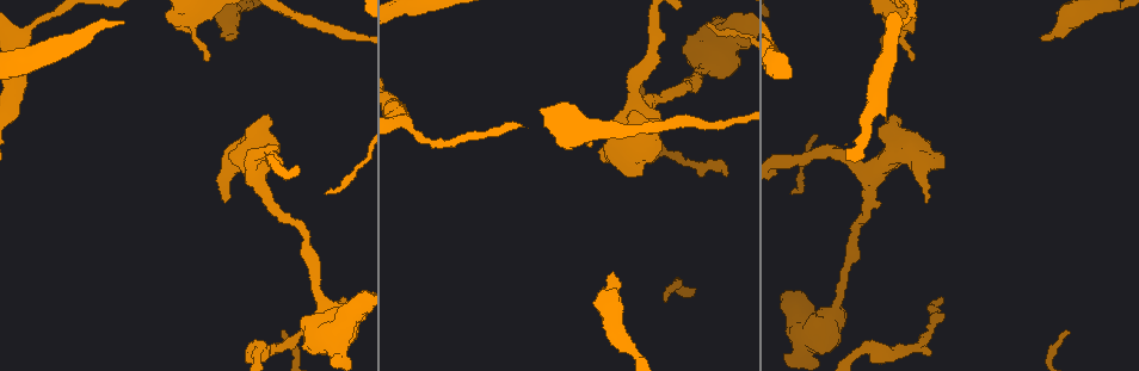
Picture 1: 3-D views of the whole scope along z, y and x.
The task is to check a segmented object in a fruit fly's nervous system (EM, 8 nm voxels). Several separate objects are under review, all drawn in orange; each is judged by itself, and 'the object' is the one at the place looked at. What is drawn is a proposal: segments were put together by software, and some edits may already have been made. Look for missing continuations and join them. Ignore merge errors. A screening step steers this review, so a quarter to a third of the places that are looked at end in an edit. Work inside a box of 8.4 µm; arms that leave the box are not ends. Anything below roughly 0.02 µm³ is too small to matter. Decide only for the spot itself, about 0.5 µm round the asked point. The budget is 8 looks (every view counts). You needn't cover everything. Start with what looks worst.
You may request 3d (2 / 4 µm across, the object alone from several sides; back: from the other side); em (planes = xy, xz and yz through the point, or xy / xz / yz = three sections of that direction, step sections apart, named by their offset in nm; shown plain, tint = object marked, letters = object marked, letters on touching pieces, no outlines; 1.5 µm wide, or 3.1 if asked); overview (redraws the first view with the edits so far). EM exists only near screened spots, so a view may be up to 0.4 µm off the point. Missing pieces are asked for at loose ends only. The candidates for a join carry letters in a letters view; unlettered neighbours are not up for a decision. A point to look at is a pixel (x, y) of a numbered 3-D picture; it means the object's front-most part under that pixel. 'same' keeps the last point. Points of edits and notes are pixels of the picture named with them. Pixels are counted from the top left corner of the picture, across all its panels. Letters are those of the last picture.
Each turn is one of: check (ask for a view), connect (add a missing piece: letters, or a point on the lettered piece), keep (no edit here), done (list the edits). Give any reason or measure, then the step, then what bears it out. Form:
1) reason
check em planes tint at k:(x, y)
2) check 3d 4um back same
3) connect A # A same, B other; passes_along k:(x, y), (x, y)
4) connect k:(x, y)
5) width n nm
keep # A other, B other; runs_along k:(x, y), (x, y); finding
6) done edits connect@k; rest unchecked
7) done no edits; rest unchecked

free end
check 3d 4um at 1:(232, 37)

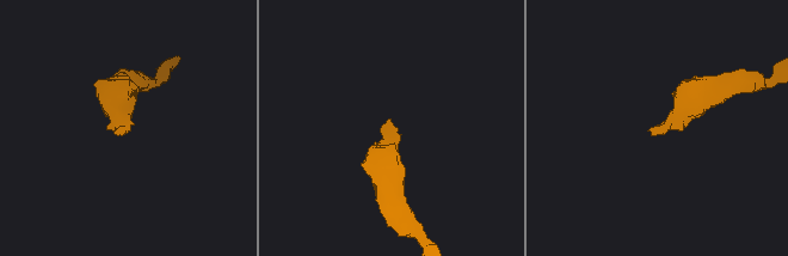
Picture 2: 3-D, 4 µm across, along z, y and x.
shape alone is not enough
check em planes letters at 2:(648, 131)

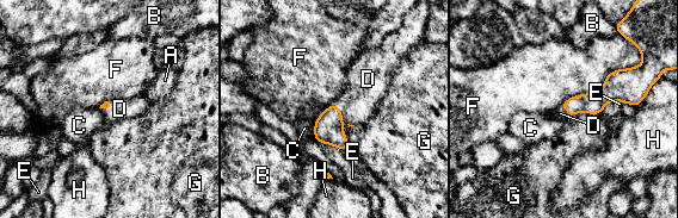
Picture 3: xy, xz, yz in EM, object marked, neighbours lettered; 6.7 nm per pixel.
connect D # A other, B other, C other, D same, E other, F other, G other, H other; passes_along 3:(328, 129), (339, 111), (367, 86); the neuron continues

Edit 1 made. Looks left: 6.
check overview

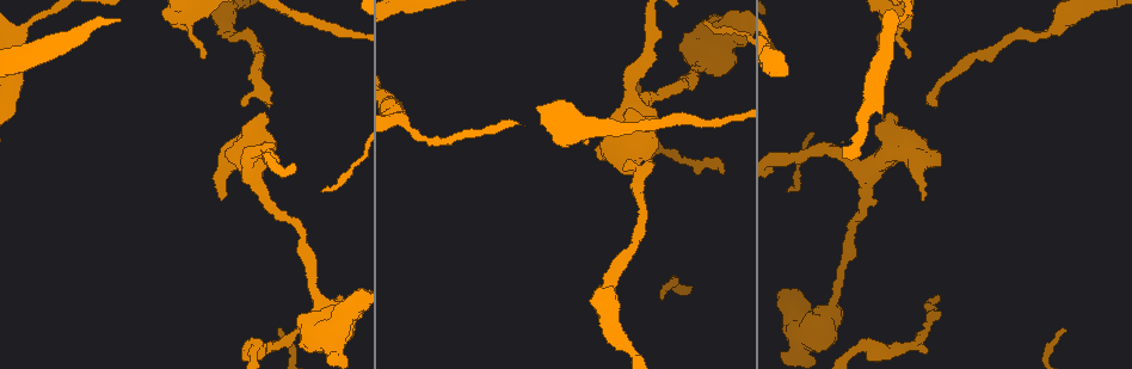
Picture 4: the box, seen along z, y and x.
an open end
check em xy step 4 letters at 4:(724, 173)

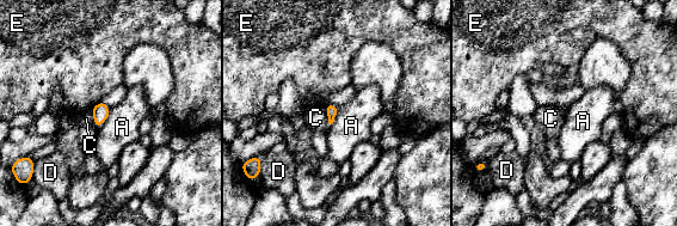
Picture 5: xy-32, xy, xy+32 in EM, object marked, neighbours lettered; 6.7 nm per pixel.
check em xz step 8 letters same

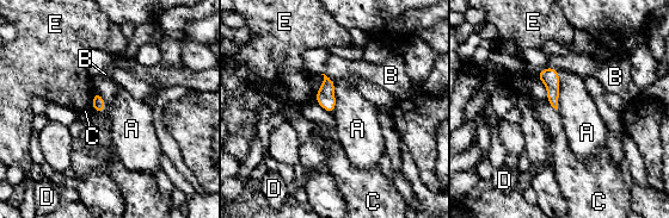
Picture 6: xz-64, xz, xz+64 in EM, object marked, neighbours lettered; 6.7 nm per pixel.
connect B # A other, B same, C other, D other, E other; passes_along 6:(550, 76), (553, 68), (583, 66); the neuron continues

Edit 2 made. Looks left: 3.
check overview

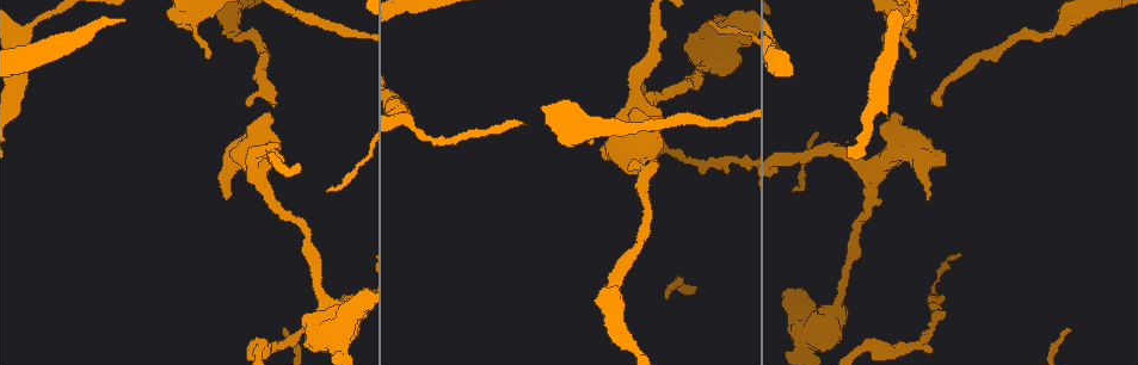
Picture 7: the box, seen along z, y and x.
tapers out
check em xy step 4 tint at 7:(589, 142)

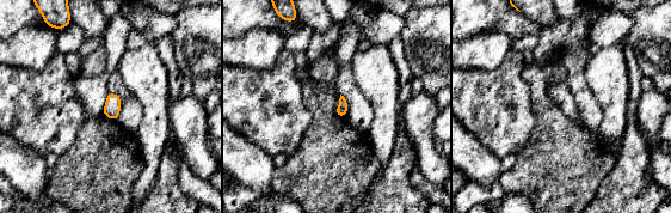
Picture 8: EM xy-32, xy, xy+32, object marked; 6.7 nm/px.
check em planes letters same

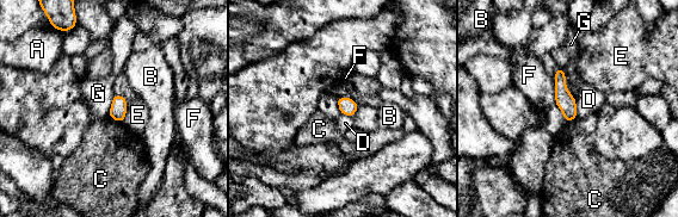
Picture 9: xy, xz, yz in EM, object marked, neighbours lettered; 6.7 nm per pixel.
width 120 nm
keep # A other, B other, C other, D other, E other, F other, G other; border 9:(115, 94), (108, 115); no lettered piece goes on from it

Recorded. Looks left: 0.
done edits connect@3, connect@6; rest unchecked

